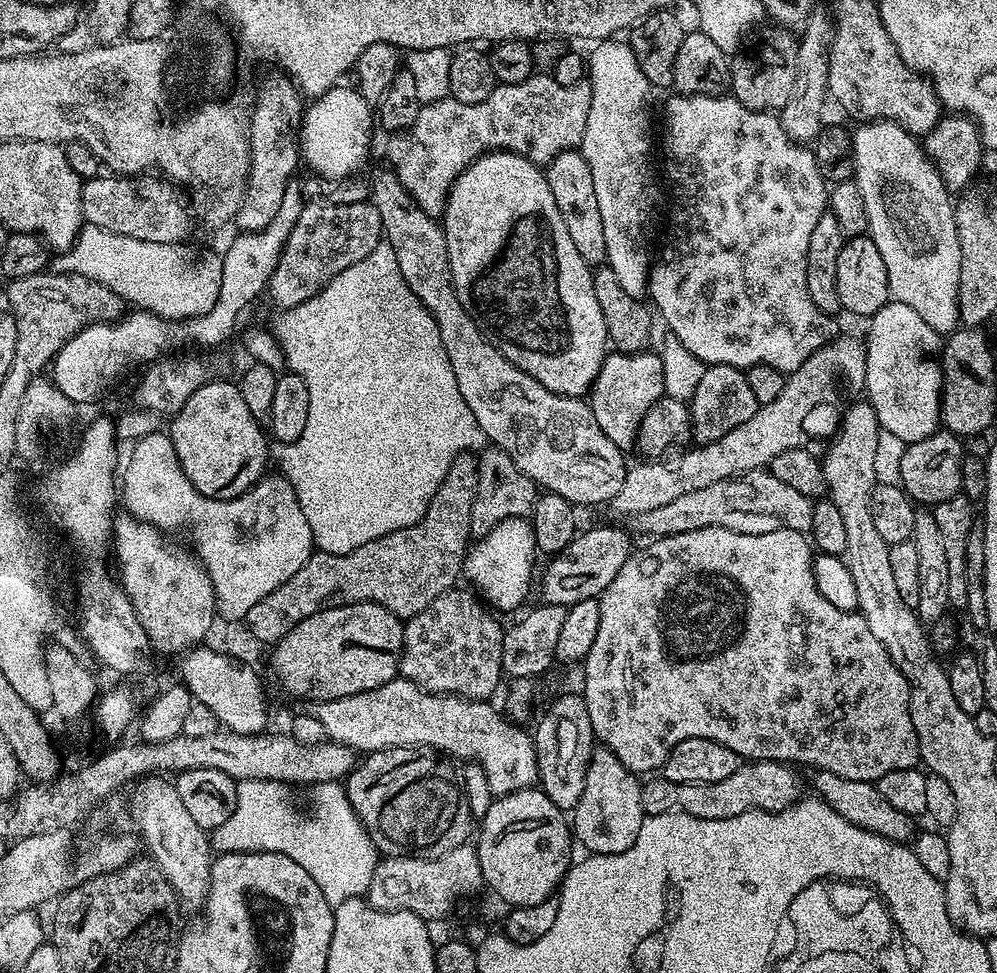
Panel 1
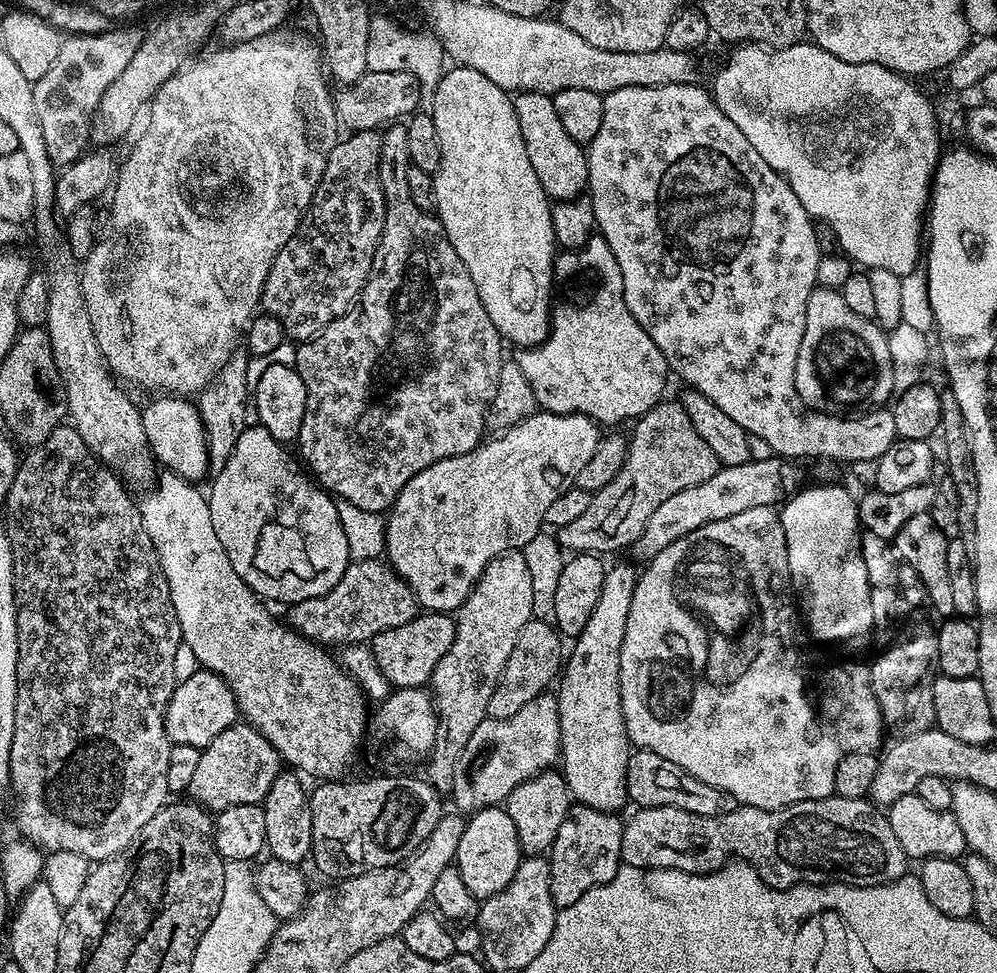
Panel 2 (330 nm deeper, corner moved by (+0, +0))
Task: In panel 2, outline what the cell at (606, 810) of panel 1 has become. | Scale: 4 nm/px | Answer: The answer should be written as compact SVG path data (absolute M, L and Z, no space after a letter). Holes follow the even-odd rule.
M616 564L607 569L602 582L602 594L598 594L598 606L594 606L594 614L590 614L590 622L575 637L572 653L567 653L566 663L559 677L560 692L556 696L558 702L558 718L560 719L560 760L562 775L568 784L571 799L578 804L585 804L594 810L603 812L621 811L623 804L629 803L626 790L626 770L630 755L630 741L626 722L622 714L622 698L620 697L620 655L622 654L622 638L626 634L626 614L630 614L630 598L634 598L637 569L628 564Z

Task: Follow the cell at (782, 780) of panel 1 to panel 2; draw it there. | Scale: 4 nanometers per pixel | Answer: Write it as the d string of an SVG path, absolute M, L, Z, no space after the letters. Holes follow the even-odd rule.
M830 795L821 800L807 800L791 804L785 808L775 808L774 810L762 810L761 808L745 808L737 806L732 812L727 812L721 816L703 816L702 814L690 814L681 808L674 806L654 806L653 808L636 808L632 817L624 820L624 829L622 830L622 850L620 859L625 864L635 868L673 868L683 872L714 872L717 868L724 867L729 863L730 858L736 857L741 861L747 862L764 877L764 883L777 890L792 888L795 884L831 884L839 882L842 884L853 884L859 888L874 886L875 884L888 884L891 880L897 880L900 876L905 875L906 857L902 846L898 846L898 838L894 838L894 830L890 830L887 815L877 808L871 799L865 798L855 800L854 798L842 798L838 795Z

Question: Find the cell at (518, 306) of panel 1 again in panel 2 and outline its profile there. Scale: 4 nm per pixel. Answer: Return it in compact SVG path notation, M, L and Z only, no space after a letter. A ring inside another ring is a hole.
M452 66L431 89L430 115L434 130L438 130L438 146L442 146L442 158L434 173L435 215L444 227L450 246L462 258L470 278L474 278L474 290L490 314L490 322L500 331L501 337L515 346L535 347L548 336L550 317L554 303L552 266L558 255L554 238L552 204L542 190L530 158L526 158L526 142L522 142L522 130L518 130L518 114L512 105L513 97L503 88L494 86L486 74Z

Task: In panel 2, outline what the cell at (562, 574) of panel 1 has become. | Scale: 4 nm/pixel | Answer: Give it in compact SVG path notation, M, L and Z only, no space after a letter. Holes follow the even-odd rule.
M784 458L751 459L742 462L742 466L717 467L714 478L698 482L698 486L678 490L678 494L666 498L666 502L662 502L662 506L650 514L650 522L646 522L644 533L636 540L634 551L643 558L651 558L666 550L670 542L678 542L678 538L710 522L722 522L722 518L742 514L742 510L754 510L754 506L771 508L779 505L797 487L796 472L791 467L795 468Z

